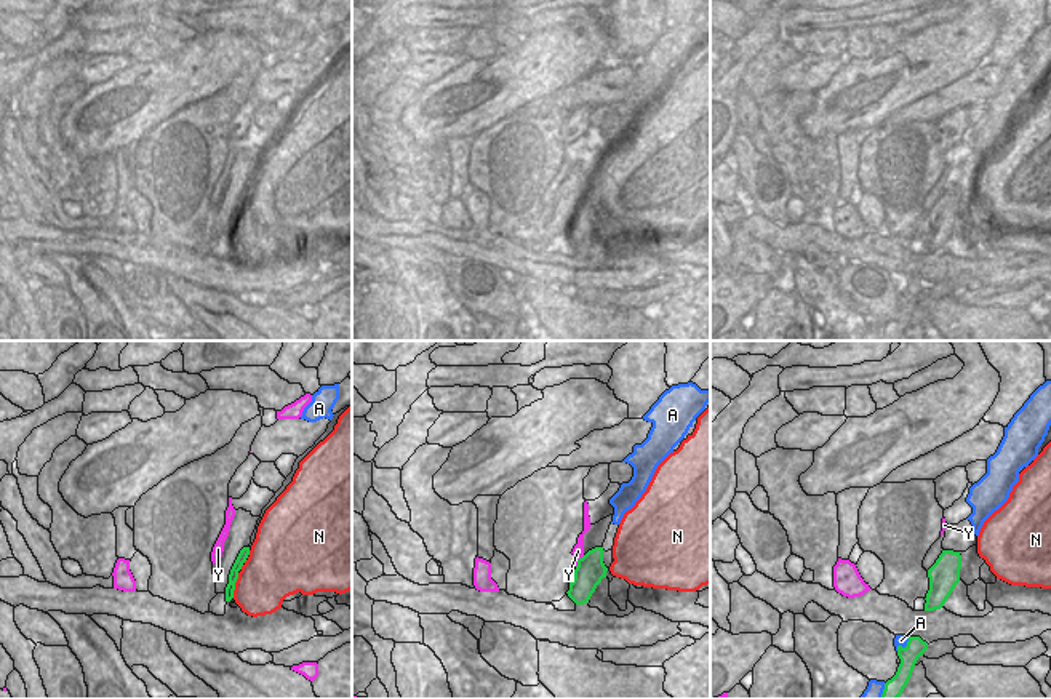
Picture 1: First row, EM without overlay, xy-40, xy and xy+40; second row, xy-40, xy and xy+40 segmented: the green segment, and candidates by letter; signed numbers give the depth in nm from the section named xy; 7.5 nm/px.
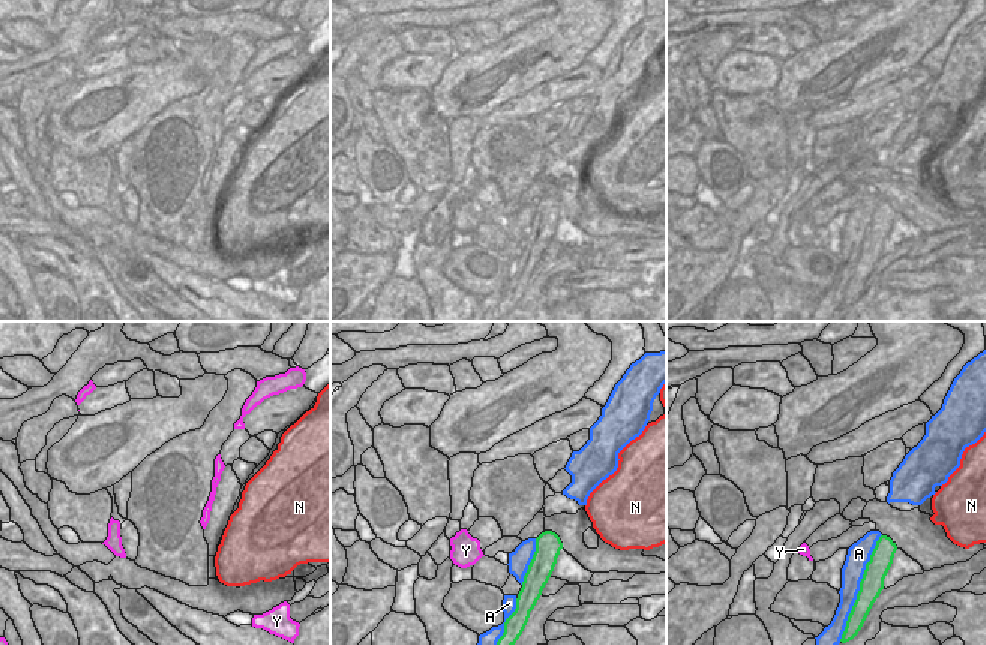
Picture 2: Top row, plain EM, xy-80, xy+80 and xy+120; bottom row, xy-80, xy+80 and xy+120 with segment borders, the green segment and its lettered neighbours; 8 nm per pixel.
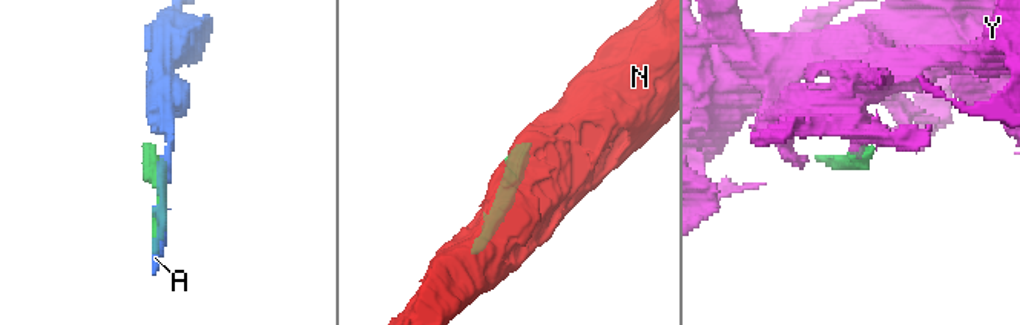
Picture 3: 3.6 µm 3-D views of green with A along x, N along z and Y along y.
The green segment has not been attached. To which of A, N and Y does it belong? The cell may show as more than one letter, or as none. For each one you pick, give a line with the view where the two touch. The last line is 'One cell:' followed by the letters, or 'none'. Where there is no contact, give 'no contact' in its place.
One cell: none

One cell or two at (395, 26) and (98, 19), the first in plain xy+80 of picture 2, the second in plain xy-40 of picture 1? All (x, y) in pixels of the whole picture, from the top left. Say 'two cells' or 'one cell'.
one cell

